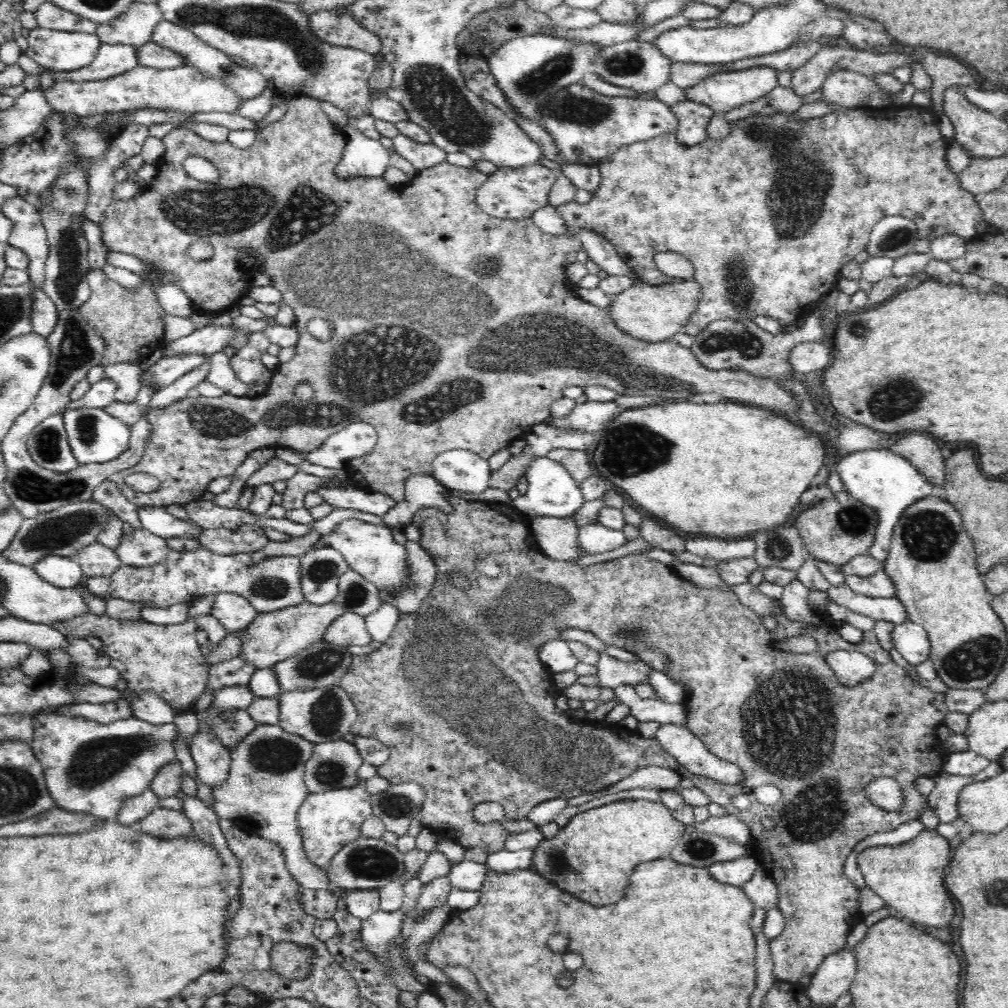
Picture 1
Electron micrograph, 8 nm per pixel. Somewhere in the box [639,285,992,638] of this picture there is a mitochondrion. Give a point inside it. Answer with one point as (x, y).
(928, 536)

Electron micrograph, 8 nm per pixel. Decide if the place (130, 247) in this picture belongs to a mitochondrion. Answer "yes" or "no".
no

